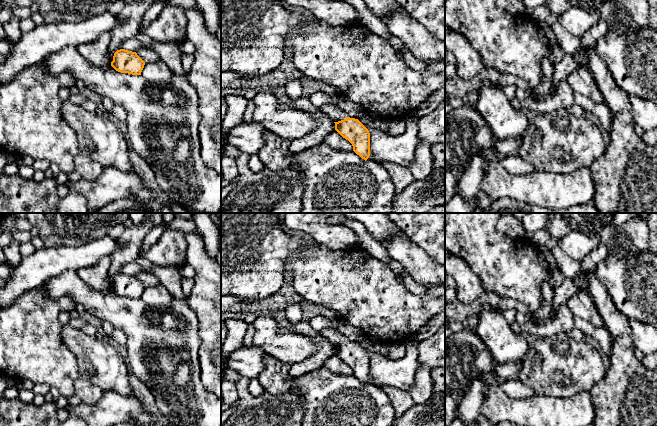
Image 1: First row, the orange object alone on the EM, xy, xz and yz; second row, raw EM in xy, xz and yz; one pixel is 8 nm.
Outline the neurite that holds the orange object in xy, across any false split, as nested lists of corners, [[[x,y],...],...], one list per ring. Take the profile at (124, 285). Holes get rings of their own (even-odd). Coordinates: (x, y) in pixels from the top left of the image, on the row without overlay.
[[[125,273],[117,274],[114,277],[111,290],[118,296],[132,299],[141,299],[145,286],[136,276]]]

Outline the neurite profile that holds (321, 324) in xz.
[[[316,316],[310,320],[310,325],[319,333],[325,333],[330,328],[335,329],[350,342],[358,343],[358,341],[364,337],[363,333],[358,328],[352,326],[346,319],[342,318]]]

